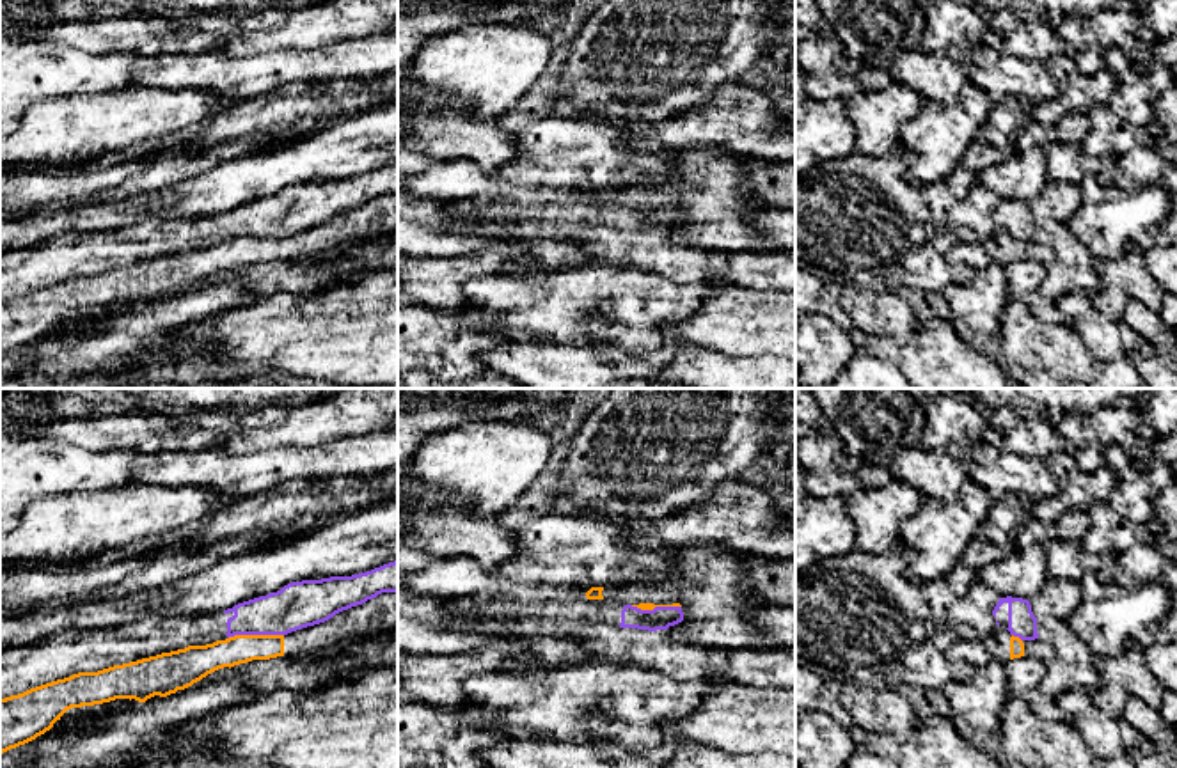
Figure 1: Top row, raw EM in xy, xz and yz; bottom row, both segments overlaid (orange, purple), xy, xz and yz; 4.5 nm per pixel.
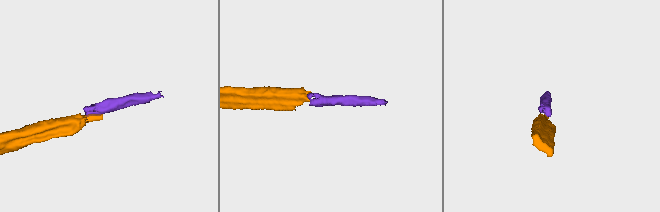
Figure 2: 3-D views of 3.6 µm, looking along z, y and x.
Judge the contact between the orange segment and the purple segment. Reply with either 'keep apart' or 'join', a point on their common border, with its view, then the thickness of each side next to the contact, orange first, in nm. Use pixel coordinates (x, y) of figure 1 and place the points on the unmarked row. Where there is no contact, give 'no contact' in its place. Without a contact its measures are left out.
keep apart; meets orange in xy at (254, 238); 130 nm thick on the orange side, 220 nm on the other

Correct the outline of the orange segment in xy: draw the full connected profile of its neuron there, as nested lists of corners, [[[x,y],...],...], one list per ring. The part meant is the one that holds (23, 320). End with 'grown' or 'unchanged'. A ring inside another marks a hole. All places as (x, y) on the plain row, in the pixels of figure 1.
[[[382,195],[362,208],[352,209],[325,225],[307,229],[288,238],[234,238],[206,248],[188,248],[185,252],[162,255],[137,264],[114,268],[98,275],[78,275],[57,282],[23,296],[0,302],[0,357],[25,348],[53,330],[71,310],[94,309],[115,302],[135,302],[146,305],[160,298],[167,300],[201,284],[208,277],[247,266],[252,263],[270,263],[277,259],[304,259],[346,243],[364,239],[375,232],[398,229],[398,195]]]; grown

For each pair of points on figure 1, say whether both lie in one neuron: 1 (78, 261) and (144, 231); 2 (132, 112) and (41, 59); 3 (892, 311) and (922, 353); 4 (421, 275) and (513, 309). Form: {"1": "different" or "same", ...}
{"1": "same", "2": "different", "3": "different", "4": "different"}

